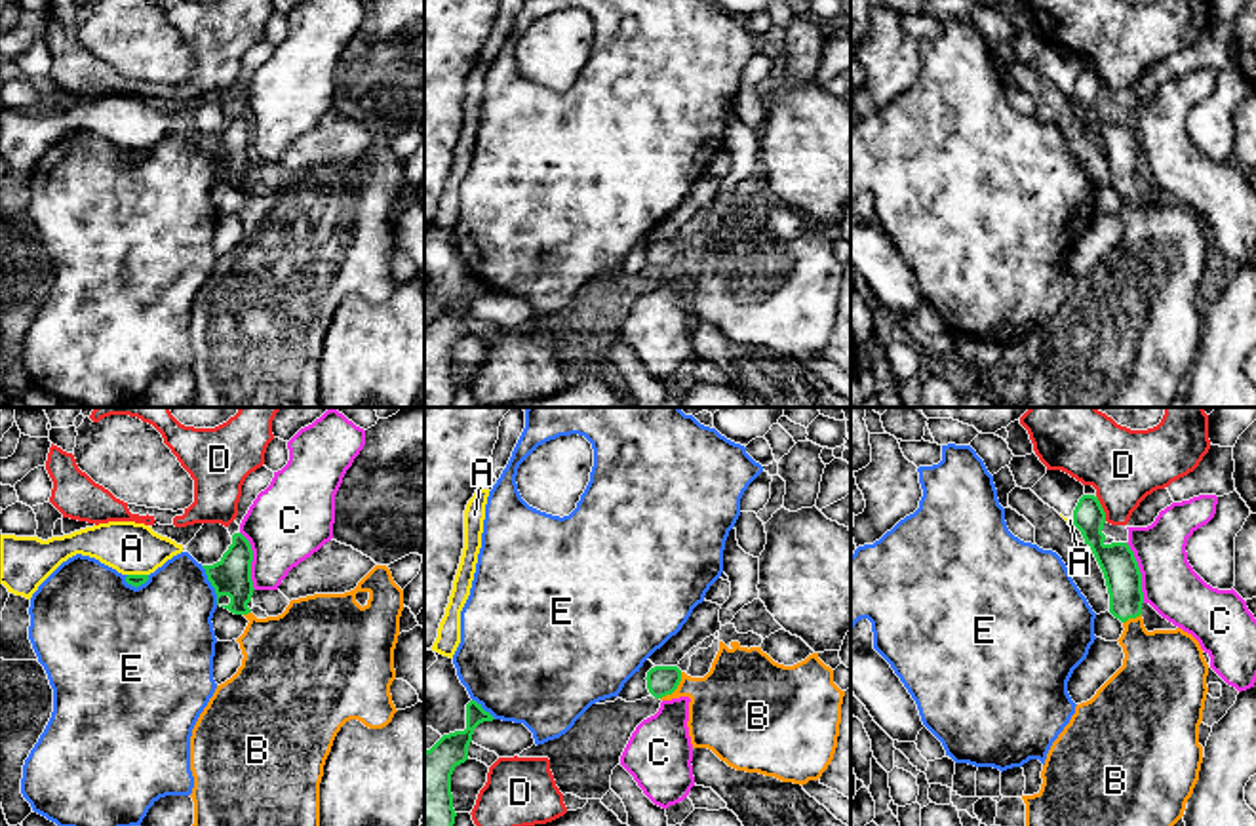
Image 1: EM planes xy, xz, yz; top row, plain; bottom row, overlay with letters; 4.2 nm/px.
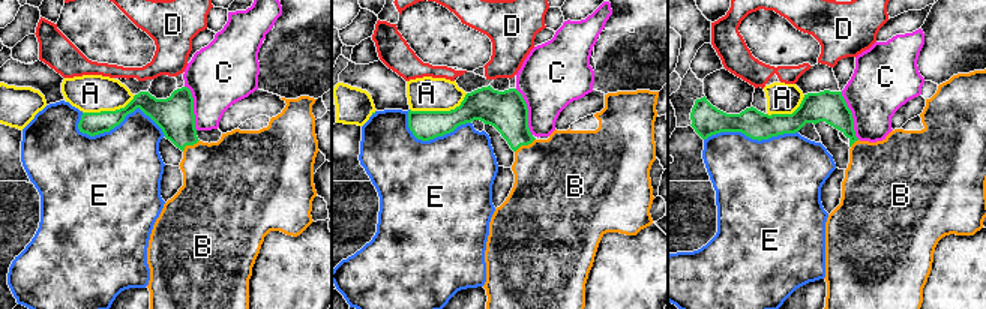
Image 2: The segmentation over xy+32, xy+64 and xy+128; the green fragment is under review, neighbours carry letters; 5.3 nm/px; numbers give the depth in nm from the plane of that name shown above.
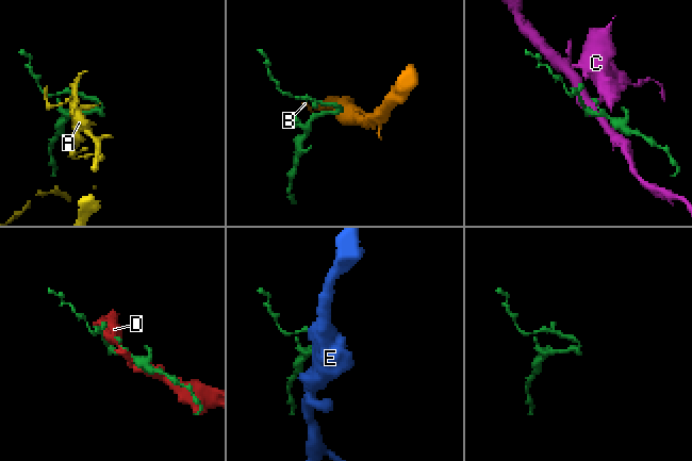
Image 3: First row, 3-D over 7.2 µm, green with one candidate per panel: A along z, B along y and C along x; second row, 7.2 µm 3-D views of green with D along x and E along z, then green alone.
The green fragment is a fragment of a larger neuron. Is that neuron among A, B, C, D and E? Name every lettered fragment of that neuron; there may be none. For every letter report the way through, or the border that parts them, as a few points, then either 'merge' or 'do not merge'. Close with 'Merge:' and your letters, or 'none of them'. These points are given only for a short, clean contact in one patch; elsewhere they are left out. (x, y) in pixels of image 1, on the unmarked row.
A: do not merge
B: runs through xz (661, 254), (676, 261), (701, 263), (731, 282); merge
C: border along yz (1125, 117), (1140, 147), (1144, 176); do not merge
D: do not merge
E: do not merge
Merge: B

